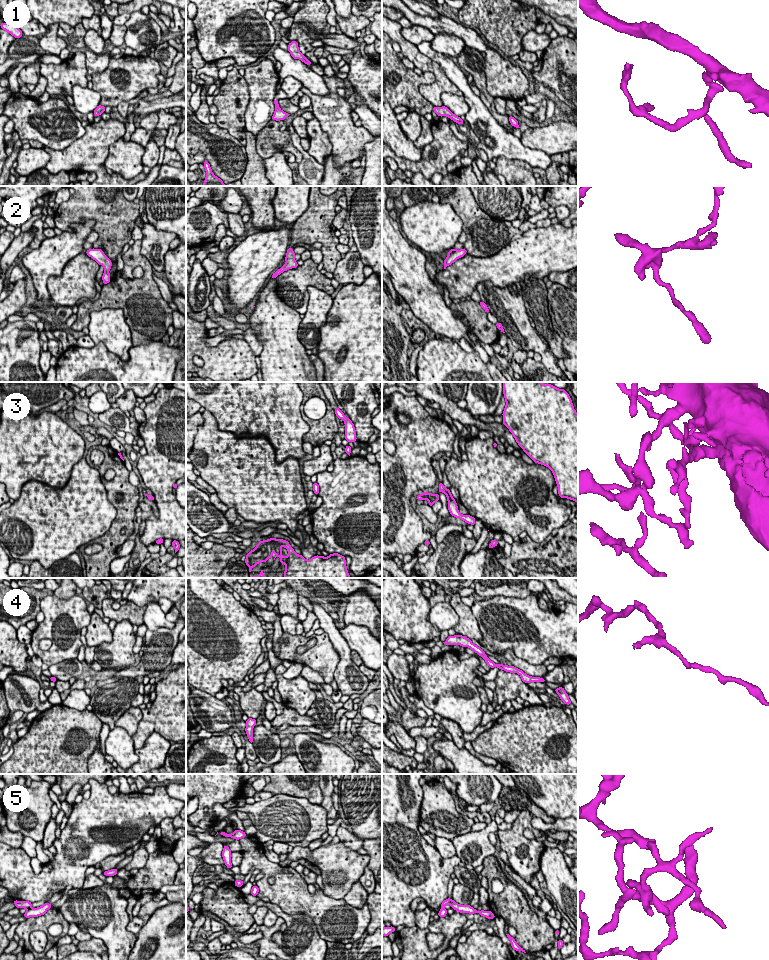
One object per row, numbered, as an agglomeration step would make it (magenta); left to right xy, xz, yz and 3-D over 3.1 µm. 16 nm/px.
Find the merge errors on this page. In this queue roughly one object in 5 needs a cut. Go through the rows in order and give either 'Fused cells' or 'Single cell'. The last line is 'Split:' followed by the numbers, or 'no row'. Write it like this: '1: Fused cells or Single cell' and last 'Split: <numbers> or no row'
1: Single cell
2: Single cell
3: Single cell
4: Single cell
5: Fused cells
Split: 5

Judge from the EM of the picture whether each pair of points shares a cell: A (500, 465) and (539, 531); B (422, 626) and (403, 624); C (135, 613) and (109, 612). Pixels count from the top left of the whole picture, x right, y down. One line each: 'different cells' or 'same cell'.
A: same cell
B: same cell
C: same cell

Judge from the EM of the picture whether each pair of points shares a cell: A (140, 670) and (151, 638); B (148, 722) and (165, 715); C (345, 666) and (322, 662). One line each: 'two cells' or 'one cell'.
A: one cell
B: one cell
C: two cells

